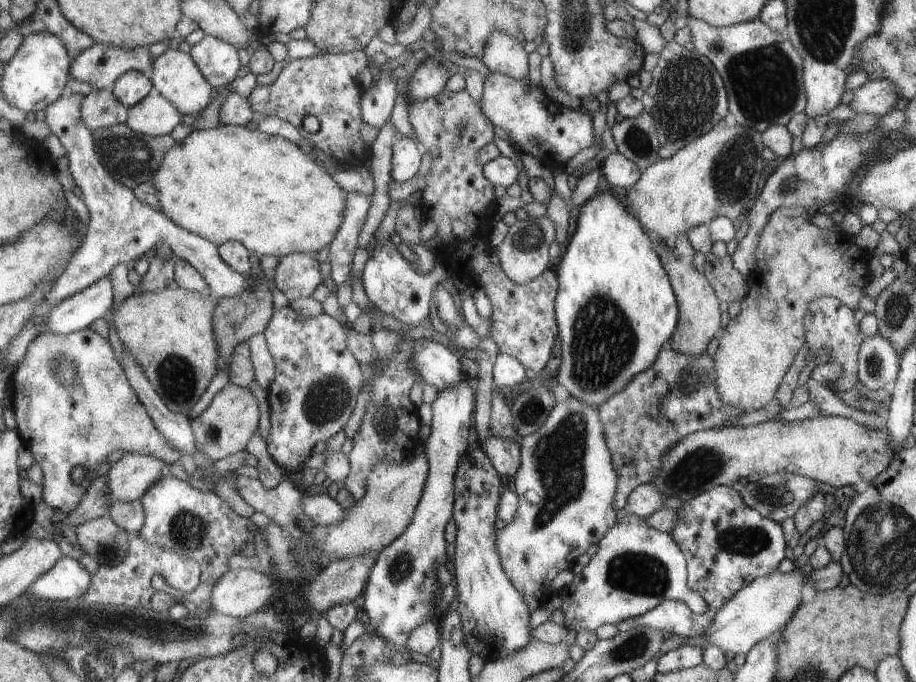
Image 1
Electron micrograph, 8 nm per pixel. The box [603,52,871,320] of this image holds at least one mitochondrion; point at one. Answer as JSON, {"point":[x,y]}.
{"point":[733,169]}

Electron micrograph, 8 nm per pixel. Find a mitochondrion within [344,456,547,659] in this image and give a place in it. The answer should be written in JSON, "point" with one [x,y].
{"point":[402,566]}

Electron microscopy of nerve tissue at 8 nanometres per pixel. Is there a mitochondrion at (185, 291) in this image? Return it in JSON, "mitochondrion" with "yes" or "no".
{"mitochondrion":"no"}

